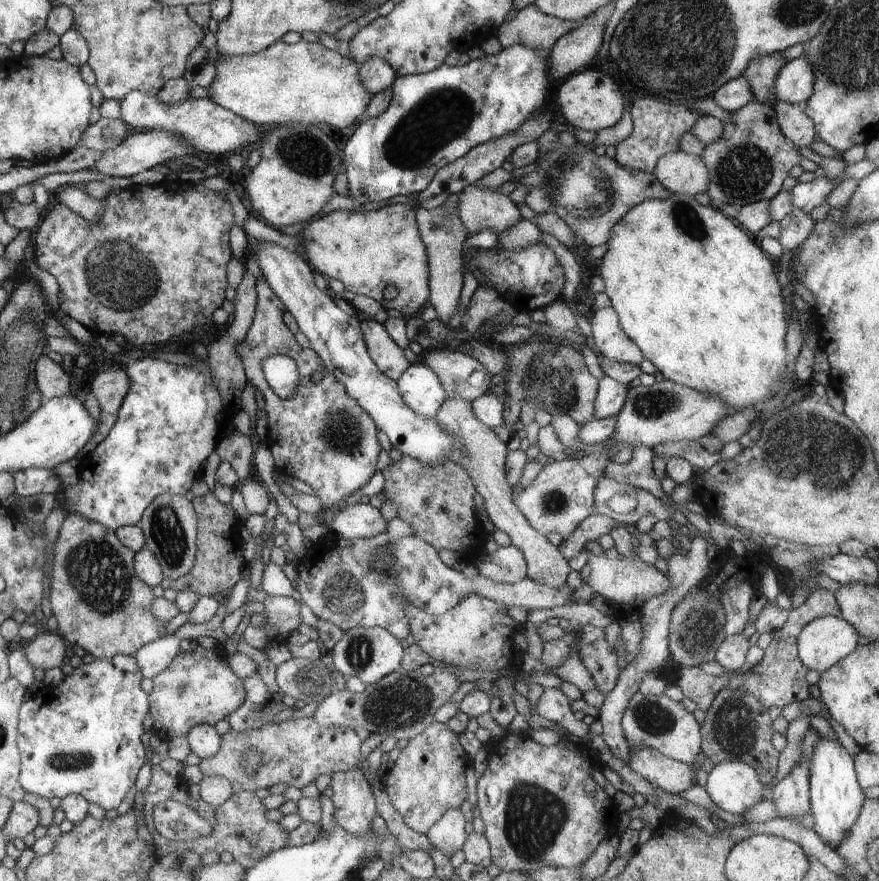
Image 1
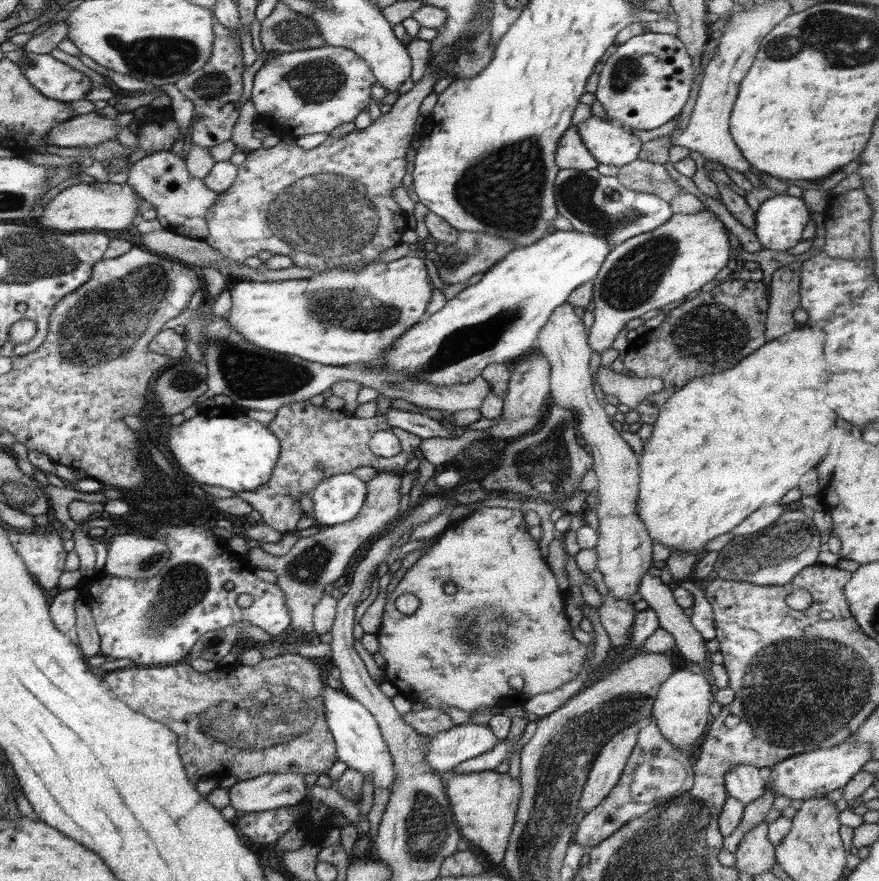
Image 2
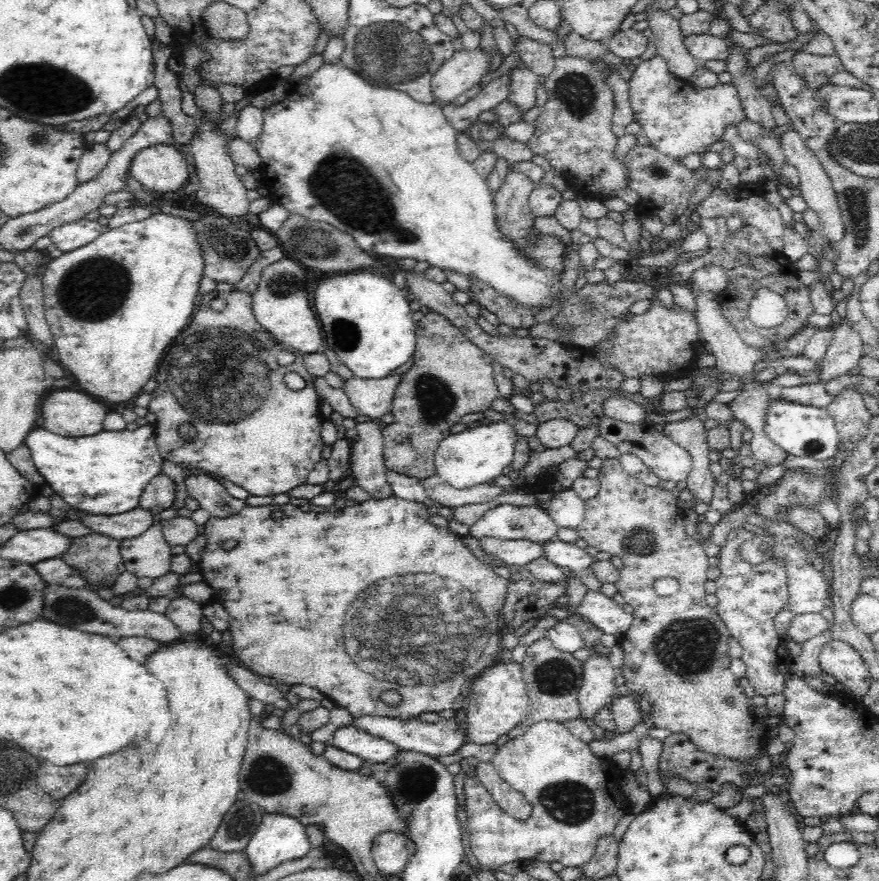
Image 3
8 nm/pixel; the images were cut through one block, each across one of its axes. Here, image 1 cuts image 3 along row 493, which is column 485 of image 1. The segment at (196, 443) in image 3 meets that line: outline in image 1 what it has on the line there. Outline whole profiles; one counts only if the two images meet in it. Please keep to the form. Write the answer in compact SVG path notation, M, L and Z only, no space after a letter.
M531 244L523 246L521 250L493 246L491 250L483 248L469 248L463 256L463 274L469 270L471 276L477 280L477 288L491 284L491 288L499 294L501 300L511 304L517 312L531 314L533 310L545 310L555 300L563 298L563 284L565 284L565 270L555 258L555 254L545 244Z

